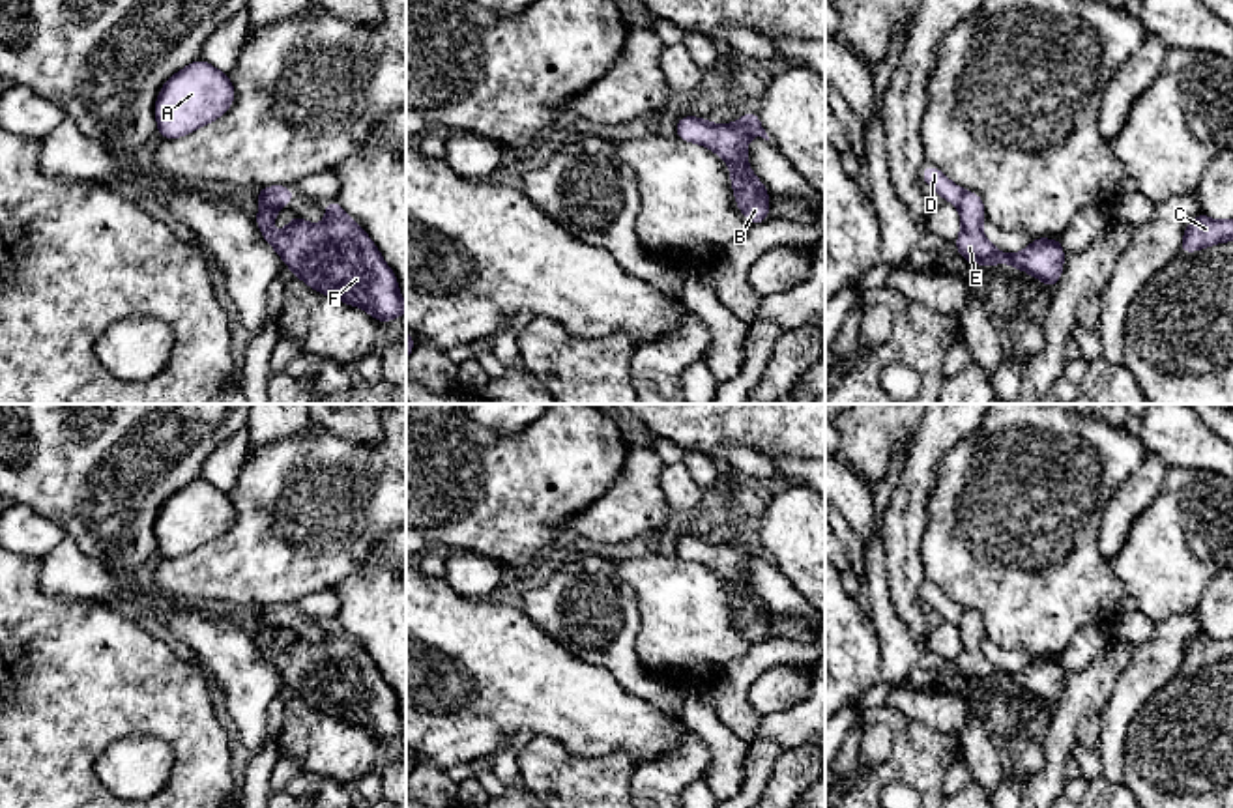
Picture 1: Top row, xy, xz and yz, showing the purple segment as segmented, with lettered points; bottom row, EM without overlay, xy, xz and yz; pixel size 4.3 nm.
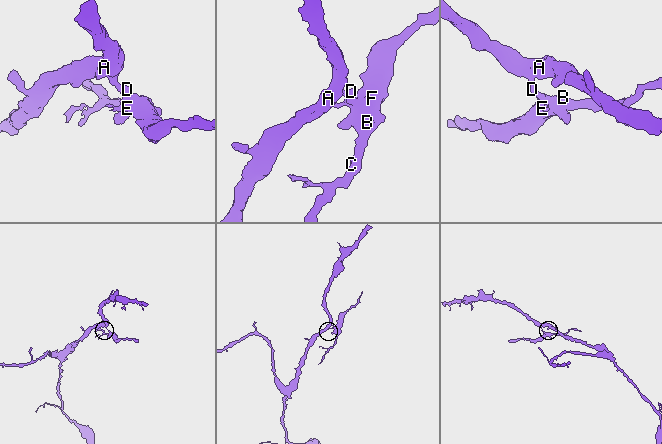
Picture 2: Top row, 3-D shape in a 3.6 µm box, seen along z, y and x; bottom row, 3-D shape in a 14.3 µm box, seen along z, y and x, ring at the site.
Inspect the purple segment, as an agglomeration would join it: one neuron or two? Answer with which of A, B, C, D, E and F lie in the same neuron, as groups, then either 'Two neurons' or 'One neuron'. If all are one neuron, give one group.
Groups: A D / B C E F. Two neurons

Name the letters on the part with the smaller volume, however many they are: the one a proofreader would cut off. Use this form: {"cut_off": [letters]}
{"cut_off": ["B", "C", "E", "F"]}

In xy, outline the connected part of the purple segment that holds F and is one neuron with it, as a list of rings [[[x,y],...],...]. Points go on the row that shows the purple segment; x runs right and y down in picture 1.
[[[260,200],[254,221],[264,243],[312,290],[367,310],[380,325],[406,312],[397,277],[369,234],[337,200],[322,204],[324,224],[311,224],[294,213],[288,226],[271,236],[271,223],[283,204]]]

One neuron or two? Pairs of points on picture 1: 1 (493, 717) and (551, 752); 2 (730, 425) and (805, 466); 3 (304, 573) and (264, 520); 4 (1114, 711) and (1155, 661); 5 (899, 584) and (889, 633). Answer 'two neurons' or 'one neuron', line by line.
1: two neurons
2: two neurons
3: one neuron
4: one neuron
5: two neurons

